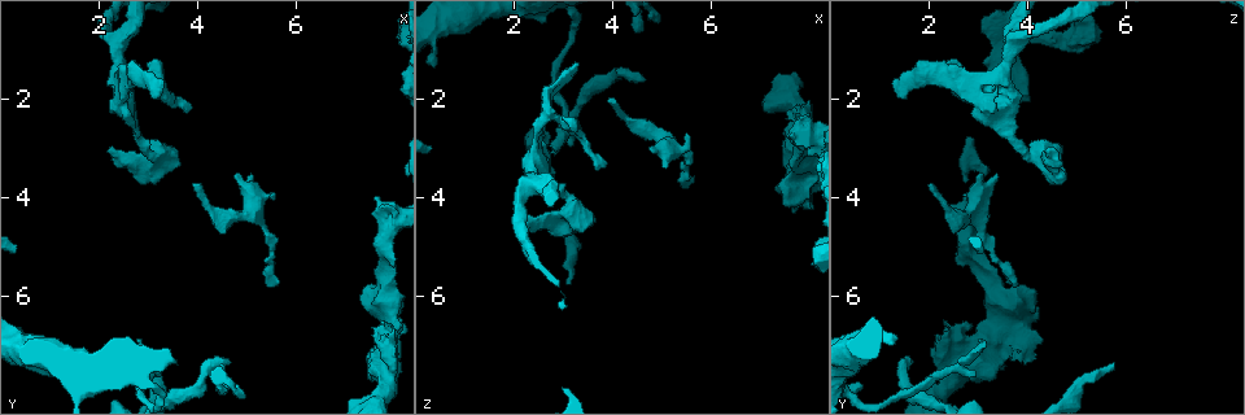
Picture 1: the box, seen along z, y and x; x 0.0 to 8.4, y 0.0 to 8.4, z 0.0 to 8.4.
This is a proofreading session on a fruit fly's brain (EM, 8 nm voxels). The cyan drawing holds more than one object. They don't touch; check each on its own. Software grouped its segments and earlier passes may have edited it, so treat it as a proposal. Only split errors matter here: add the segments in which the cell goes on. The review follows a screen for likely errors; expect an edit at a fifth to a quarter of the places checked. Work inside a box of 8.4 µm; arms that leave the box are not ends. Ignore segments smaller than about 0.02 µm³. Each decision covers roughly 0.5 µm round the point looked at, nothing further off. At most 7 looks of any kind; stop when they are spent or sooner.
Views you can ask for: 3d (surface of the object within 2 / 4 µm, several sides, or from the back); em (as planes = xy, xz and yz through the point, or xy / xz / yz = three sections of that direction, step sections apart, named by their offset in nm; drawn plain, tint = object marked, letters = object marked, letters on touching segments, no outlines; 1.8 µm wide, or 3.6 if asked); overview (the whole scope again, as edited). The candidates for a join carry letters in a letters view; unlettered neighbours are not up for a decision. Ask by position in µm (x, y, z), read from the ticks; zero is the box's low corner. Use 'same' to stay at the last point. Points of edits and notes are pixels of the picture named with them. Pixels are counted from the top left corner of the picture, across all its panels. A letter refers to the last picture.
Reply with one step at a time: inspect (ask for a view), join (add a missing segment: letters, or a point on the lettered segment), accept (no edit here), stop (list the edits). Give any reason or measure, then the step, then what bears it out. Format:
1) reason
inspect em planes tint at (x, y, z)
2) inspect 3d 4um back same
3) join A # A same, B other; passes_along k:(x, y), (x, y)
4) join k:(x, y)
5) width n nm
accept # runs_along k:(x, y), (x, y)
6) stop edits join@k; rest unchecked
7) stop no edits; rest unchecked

thin end
inspect em planes letters at (3.80, 2.15, 3.35)

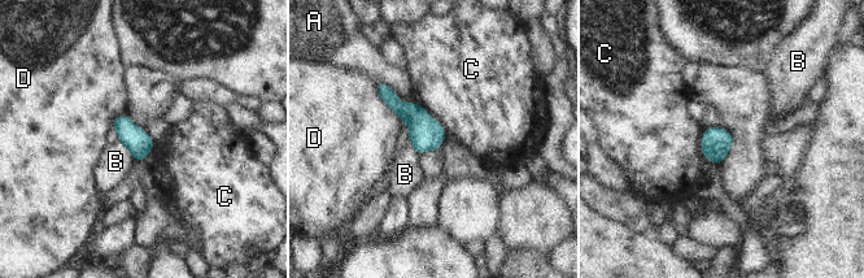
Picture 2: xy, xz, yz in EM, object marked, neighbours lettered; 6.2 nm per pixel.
accept # A other, B other, C other, D other; none of them fits

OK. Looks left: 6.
free end
inspect 3d 4um at (3.95, 3.75, 2.10)

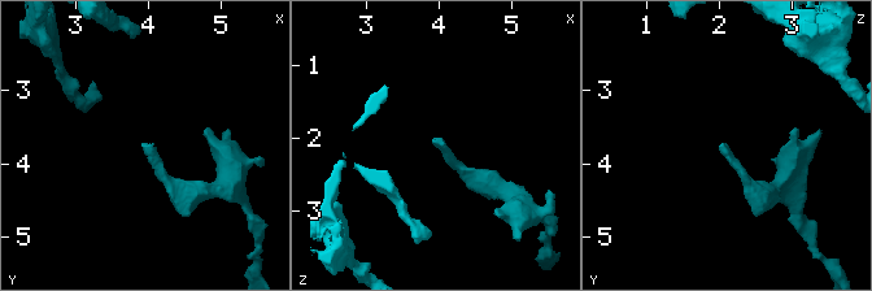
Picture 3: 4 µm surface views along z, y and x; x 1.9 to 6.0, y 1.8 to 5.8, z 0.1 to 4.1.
need the tissue
inspect em yz step 16 letters at (3.90, 3.75, 2.10)

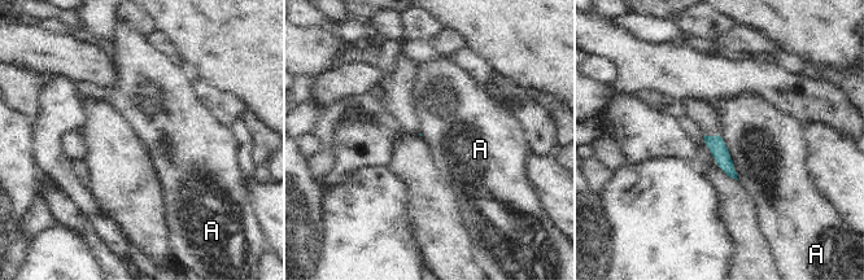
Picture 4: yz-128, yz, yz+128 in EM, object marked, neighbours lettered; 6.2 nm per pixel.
cut it another way
inspect em planes letters same

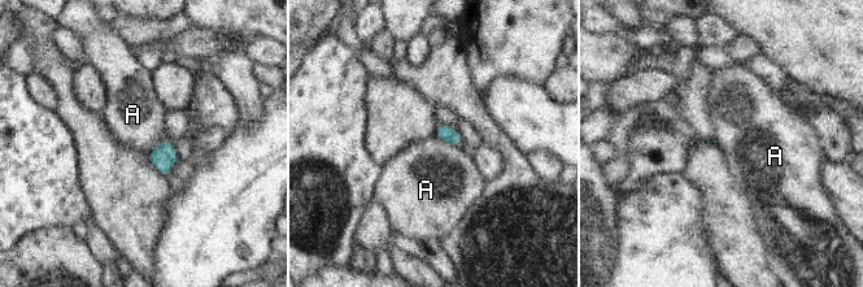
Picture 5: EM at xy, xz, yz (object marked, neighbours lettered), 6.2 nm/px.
accept # A other; border 5:(434, 137), (460, 147); none of them fits

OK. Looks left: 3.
free end
inspect 3d 4um at (2.20, 3.05, 4.45)

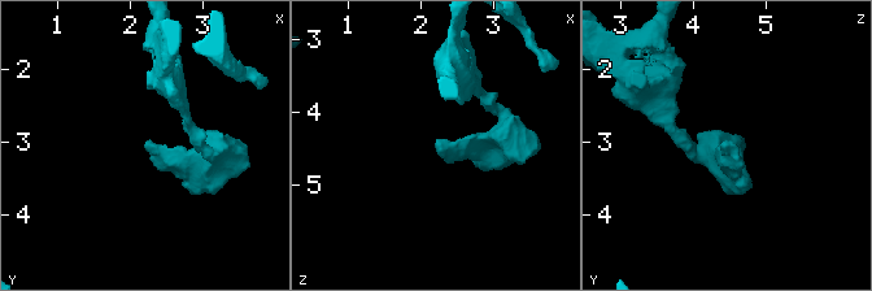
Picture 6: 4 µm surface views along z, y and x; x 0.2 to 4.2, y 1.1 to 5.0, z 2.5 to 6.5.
now the EM
inspect em xz step 16 tint at (2.15, 3.05, 4.45)

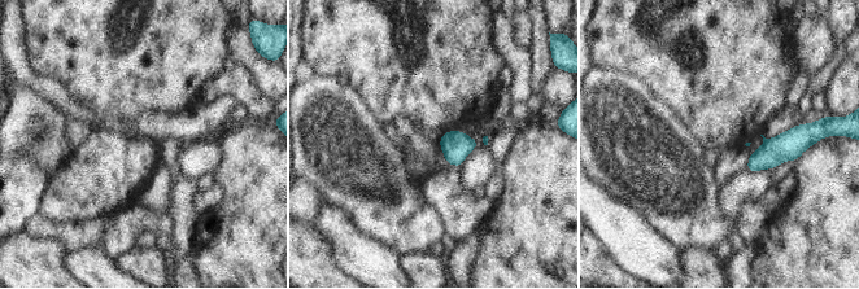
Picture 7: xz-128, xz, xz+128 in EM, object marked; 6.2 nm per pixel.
cut it another way
inspect em planes letters same

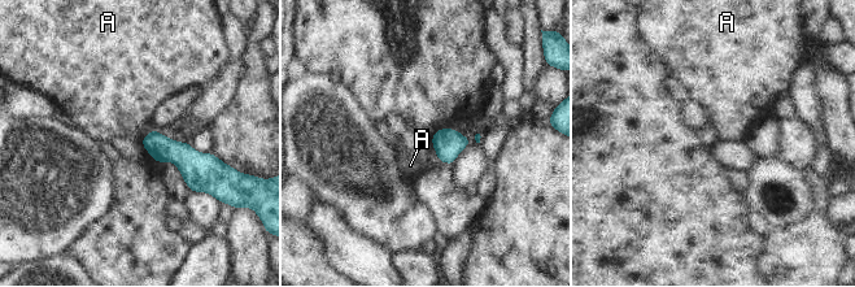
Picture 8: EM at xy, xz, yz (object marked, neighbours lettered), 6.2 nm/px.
width 160 nm
accept # A other; border 8:(152, 127), (142, 139); none of them fits

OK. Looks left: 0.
stop no edits; rest unchecked

